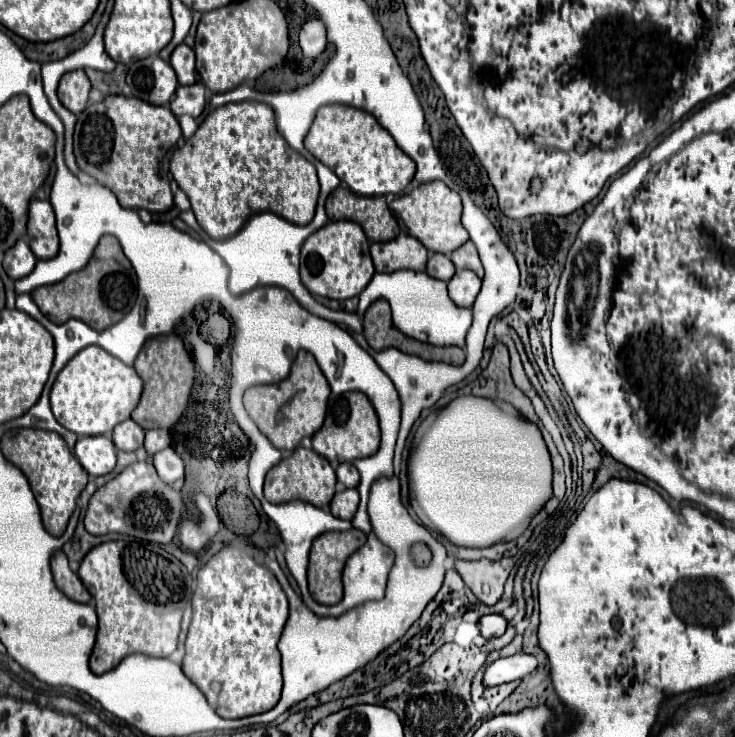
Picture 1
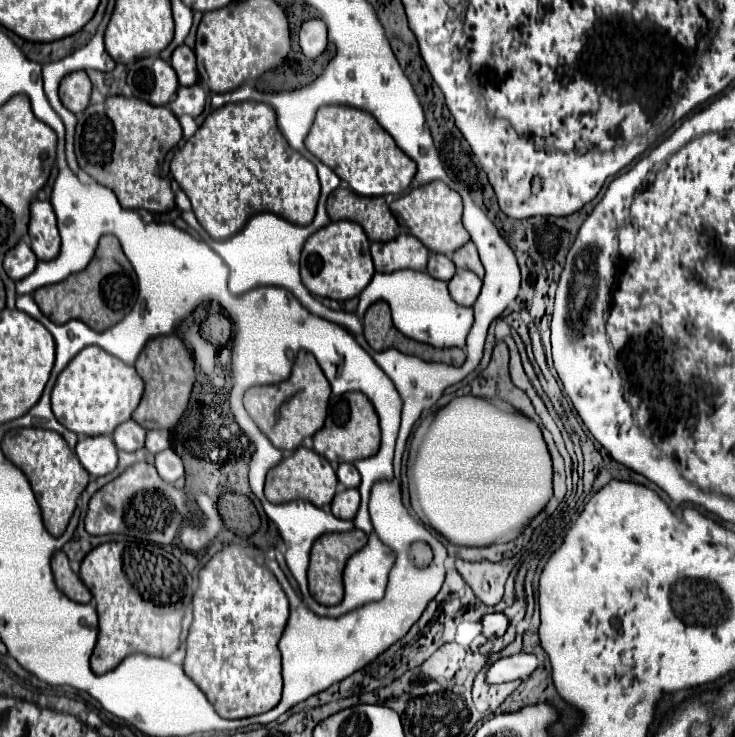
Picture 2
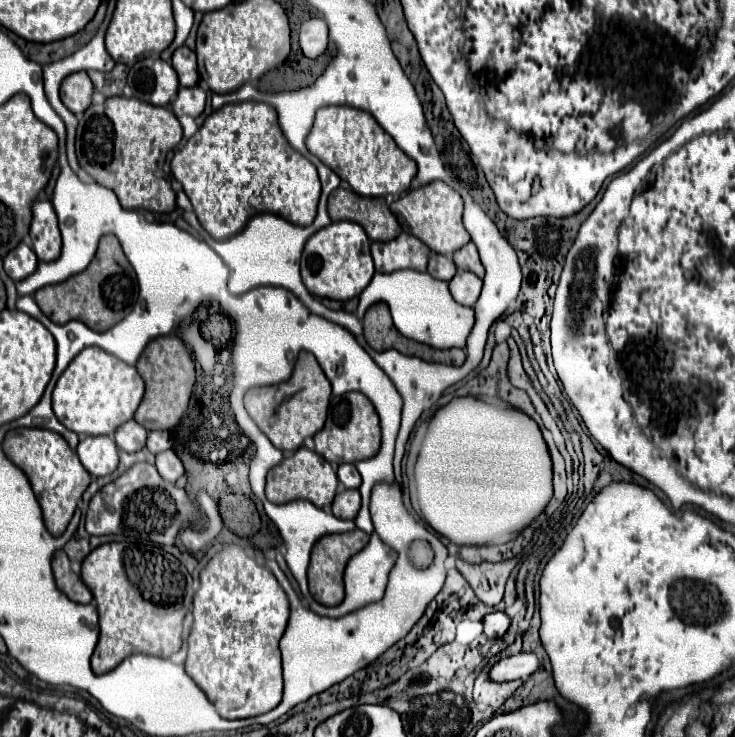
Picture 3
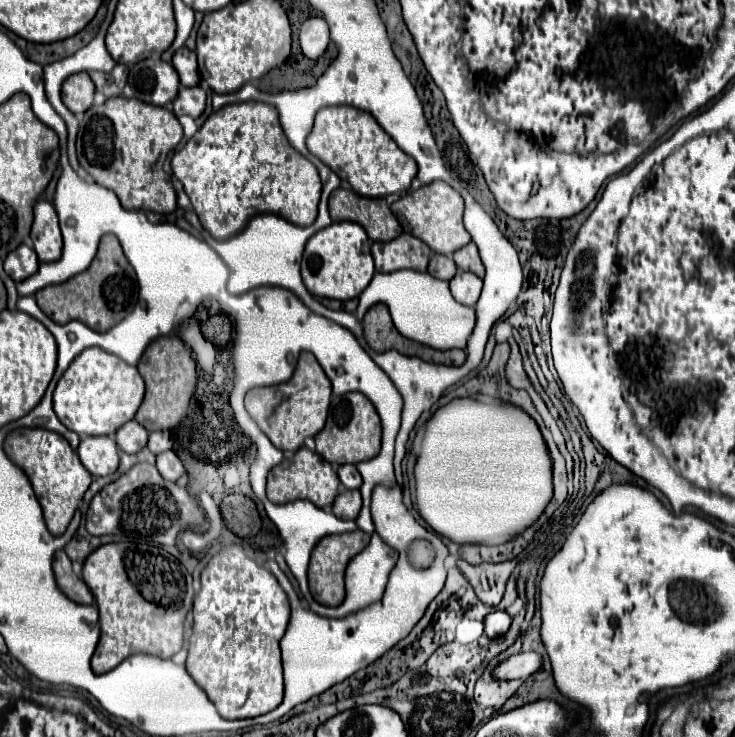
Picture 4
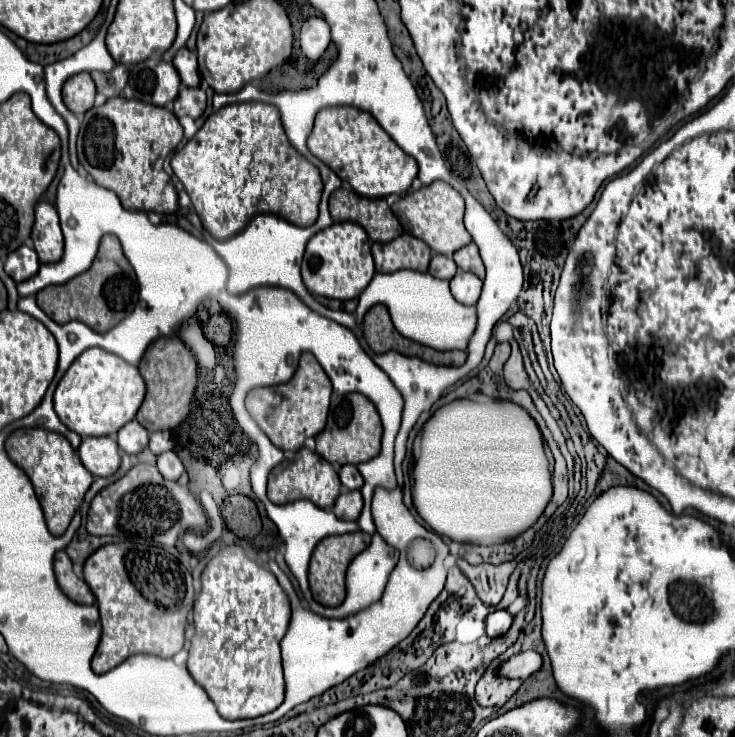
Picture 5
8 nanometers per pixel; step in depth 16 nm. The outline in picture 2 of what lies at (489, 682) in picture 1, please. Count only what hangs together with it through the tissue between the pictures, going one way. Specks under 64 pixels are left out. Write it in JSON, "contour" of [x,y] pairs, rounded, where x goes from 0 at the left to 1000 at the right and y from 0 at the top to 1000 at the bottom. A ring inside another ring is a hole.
{"contour":[[[699,887],[691,893],[675,896],[669,904],[661,909],[661,925],[664,928],[683,928],[683,925],[697,925],[697,923],[713,923],[724,909],[729,909],[732,896],[727,887]]]}

